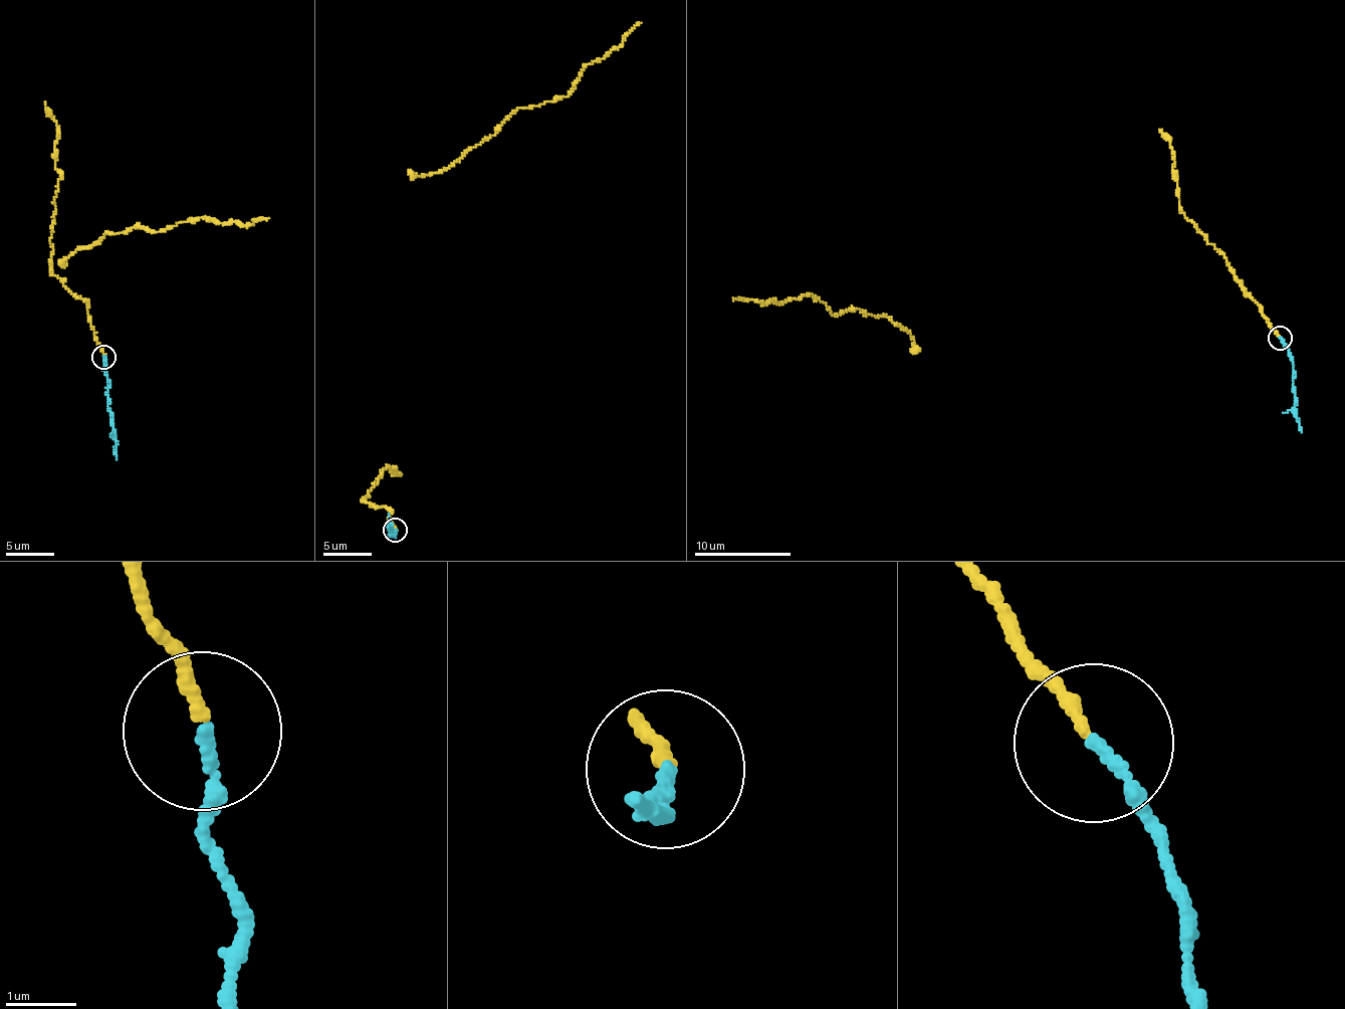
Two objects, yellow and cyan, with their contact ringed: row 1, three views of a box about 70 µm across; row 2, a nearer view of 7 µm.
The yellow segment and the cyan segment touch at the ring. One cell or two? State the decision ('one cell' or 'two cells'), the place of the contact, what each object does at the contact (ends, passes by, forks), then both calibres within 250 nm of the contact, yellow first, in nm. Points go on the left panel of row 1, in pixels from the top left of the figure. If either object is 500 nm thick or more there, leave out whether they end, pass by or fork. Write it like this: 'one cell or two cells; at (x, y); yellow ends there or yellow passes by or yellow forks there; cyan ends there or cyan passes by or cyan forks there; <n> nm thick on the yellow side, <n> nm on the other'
one cell; at (103, 357); yellow ends there; cyan ends there; 170 nm thick on the yellow side, 160 nm on the other

